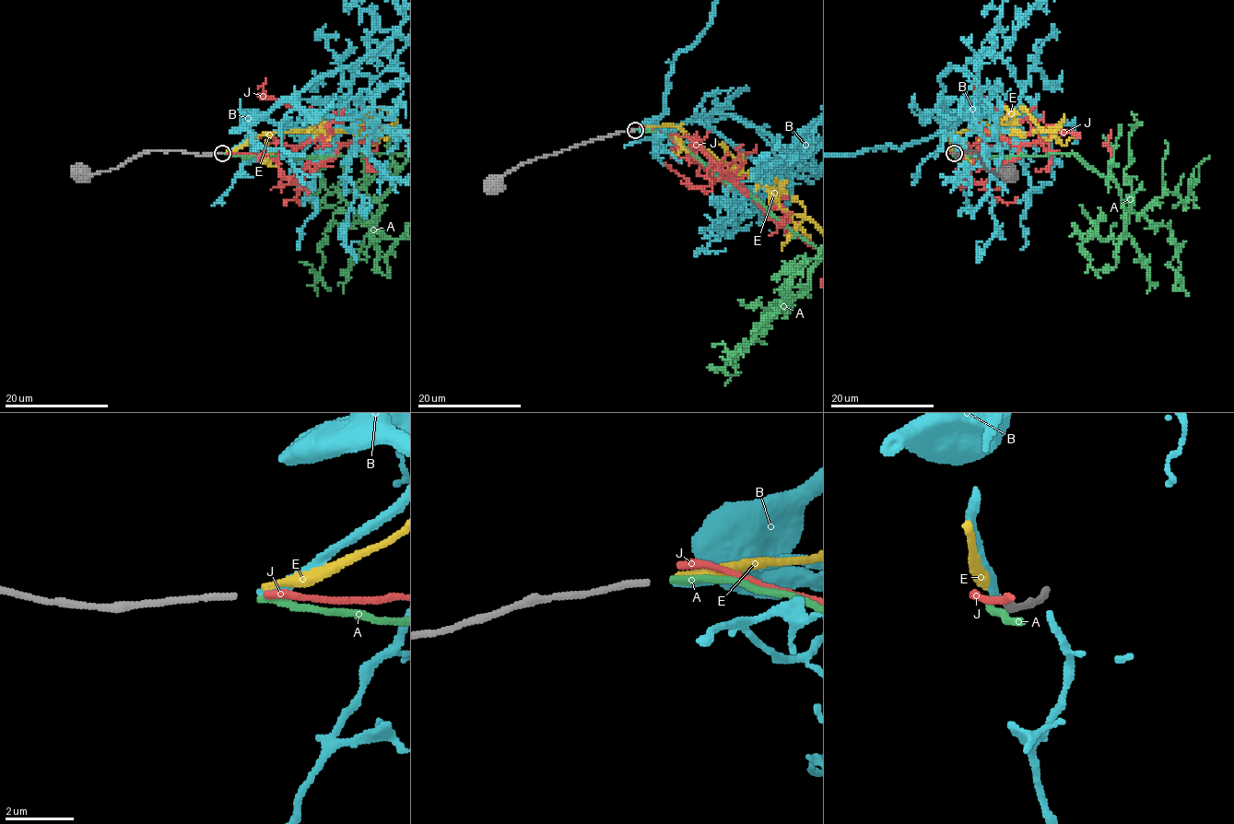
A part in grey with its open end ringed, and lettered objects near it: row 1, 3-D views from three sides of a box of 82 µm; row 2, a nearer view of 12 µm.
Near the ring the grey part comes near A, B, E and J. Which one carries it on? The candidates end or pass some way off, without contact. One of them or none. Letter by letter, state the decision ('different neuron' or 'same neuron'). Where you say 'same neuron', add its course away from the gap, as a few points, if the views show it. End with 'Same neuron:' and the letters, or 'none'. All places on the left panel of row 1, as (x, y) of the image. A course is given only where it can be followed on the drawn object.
A: same neuron
B: different neuron
E: different neuron
J: different neuron
Same neuron: A

